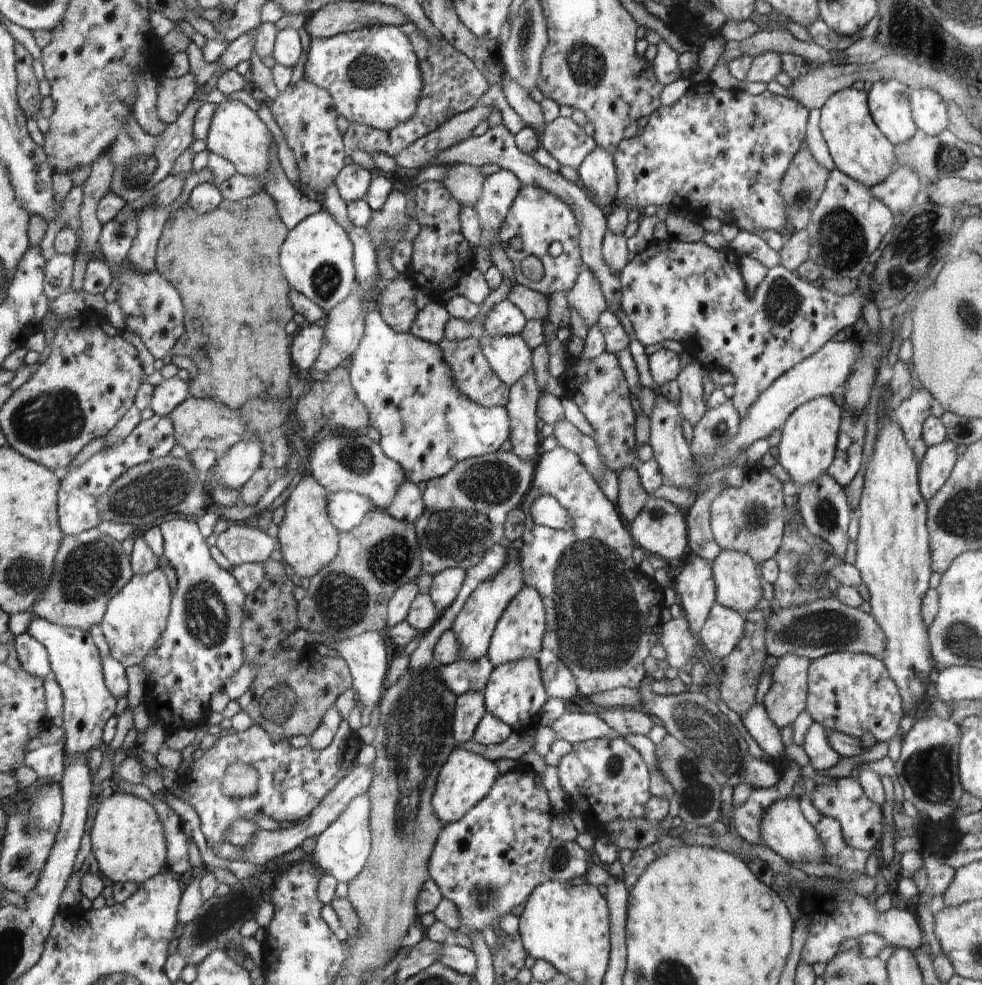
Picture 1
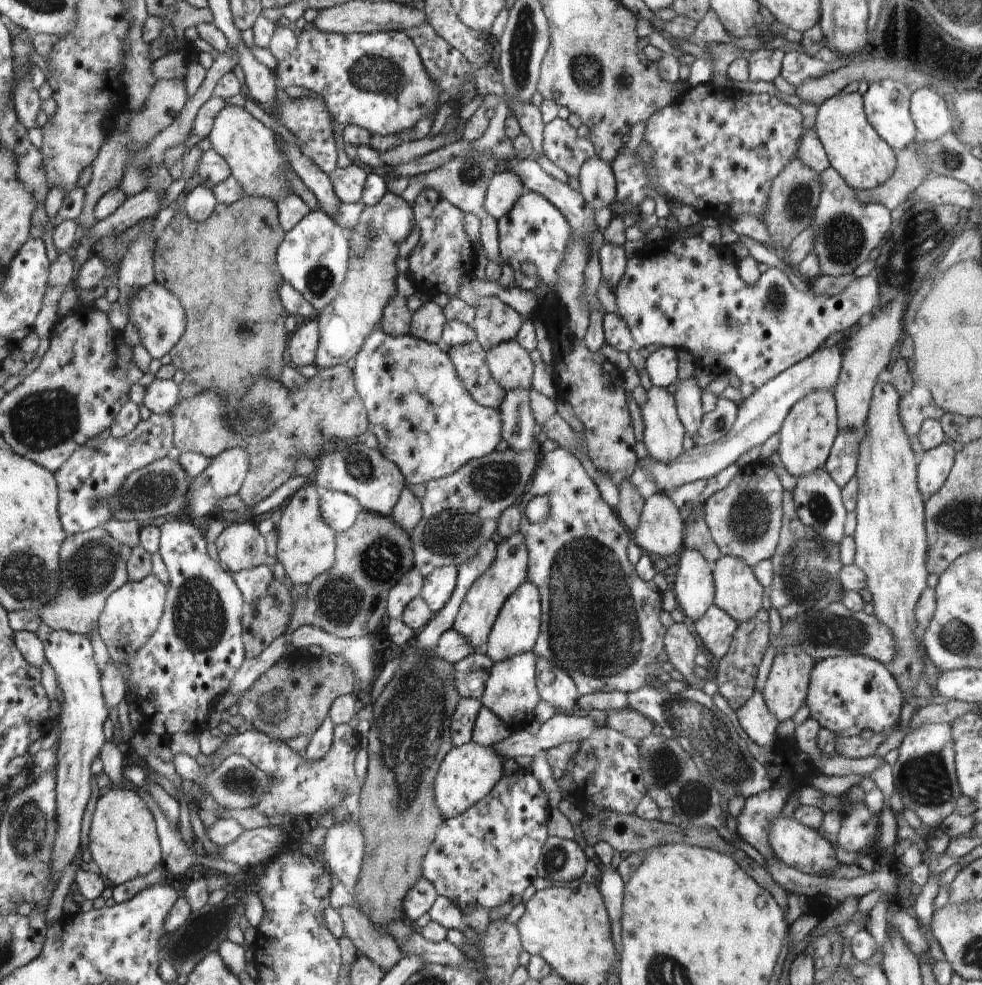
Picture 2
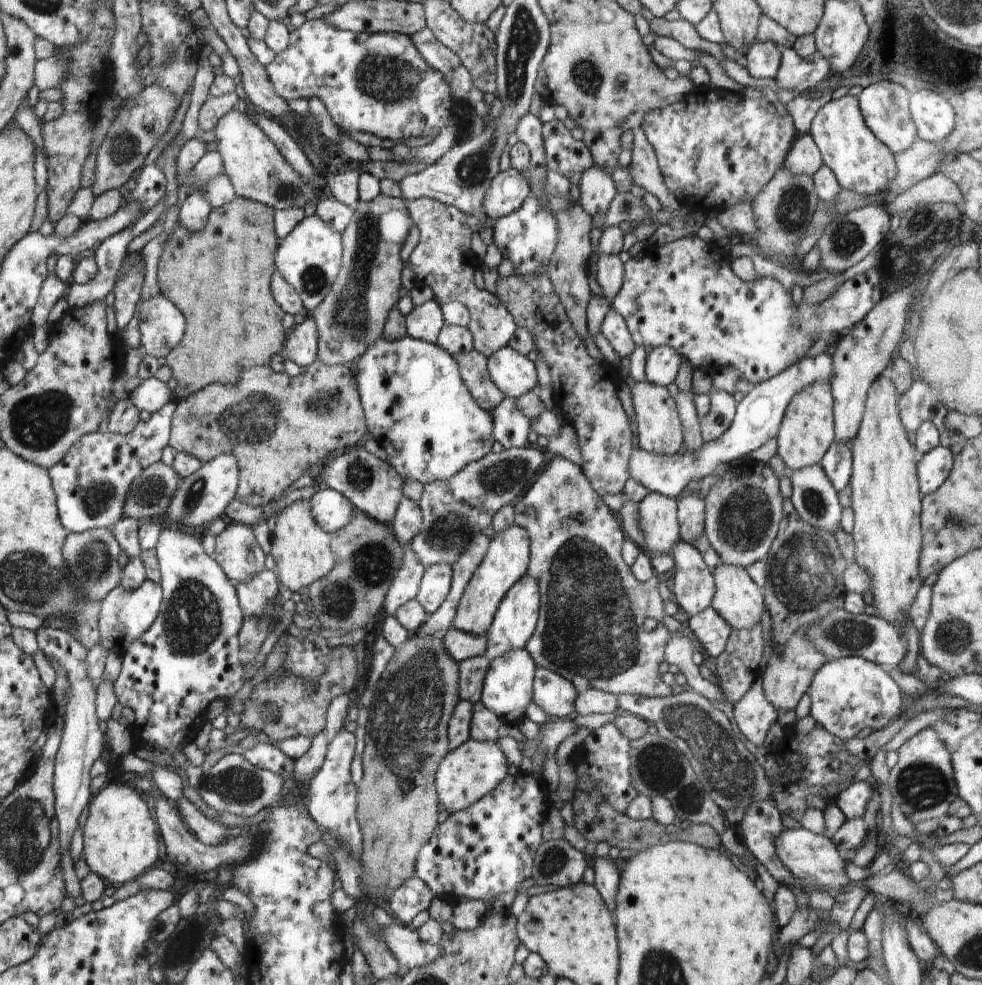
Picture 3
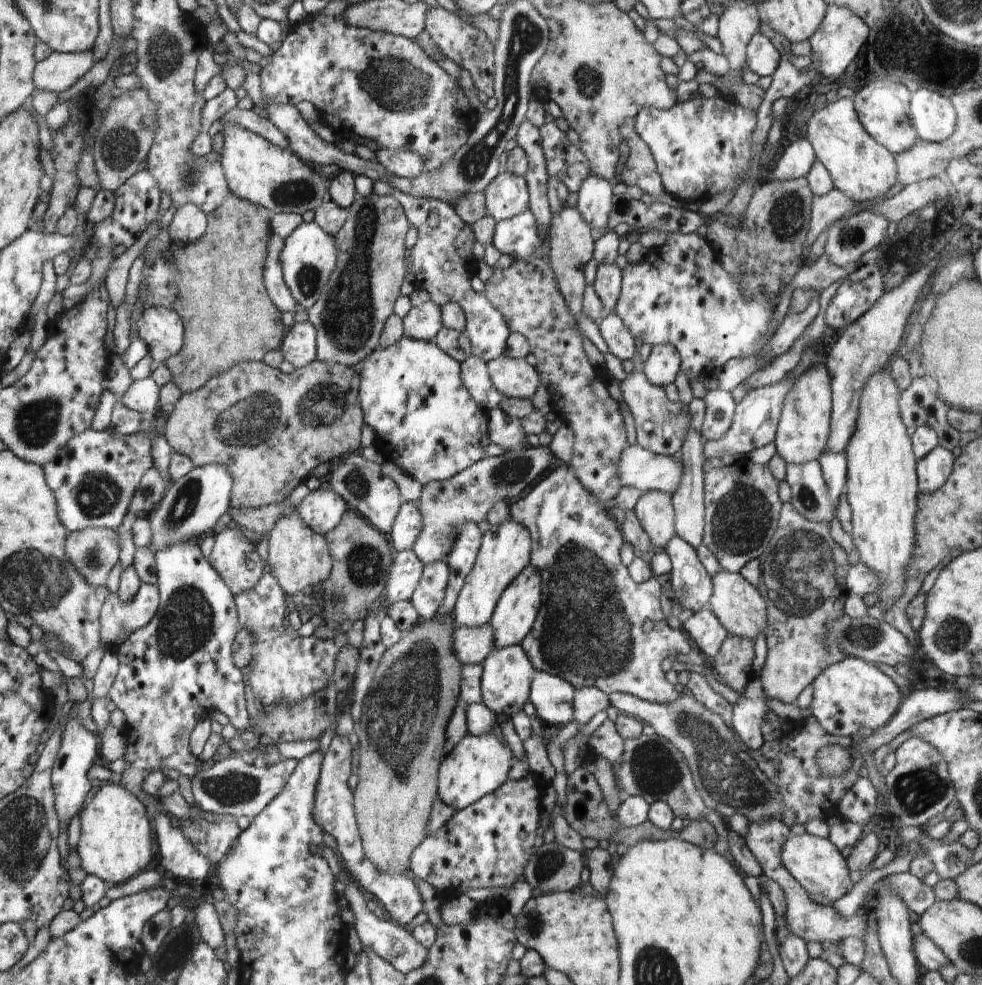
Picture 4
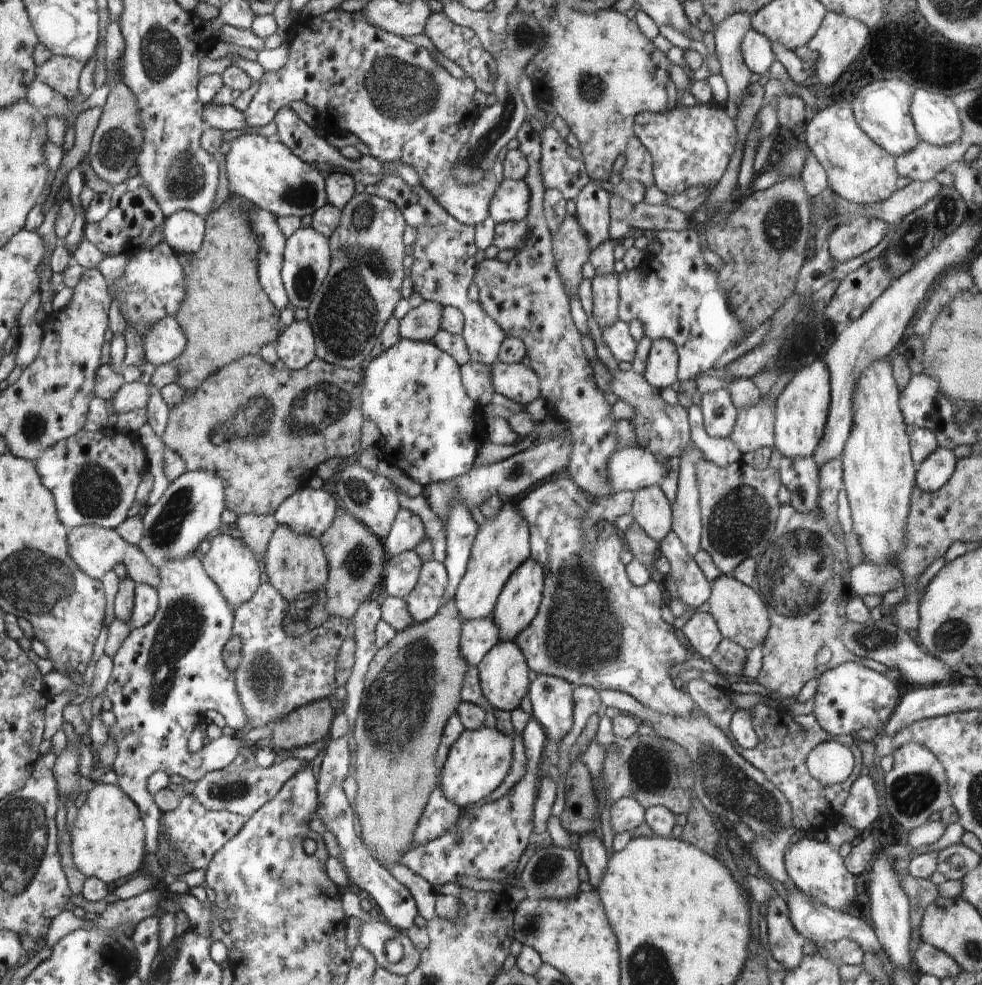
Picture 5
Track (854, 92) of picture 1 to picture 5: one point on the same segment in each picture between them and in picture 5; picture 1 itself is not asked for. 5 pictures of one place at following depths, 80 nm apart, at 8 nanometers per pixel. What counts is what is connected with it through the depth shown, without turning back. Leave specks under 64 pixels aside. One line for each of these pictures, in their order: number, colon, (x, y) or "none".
2: (853, 147)
3: (861, 163)
4: (862, 169)
5: (859, 170)

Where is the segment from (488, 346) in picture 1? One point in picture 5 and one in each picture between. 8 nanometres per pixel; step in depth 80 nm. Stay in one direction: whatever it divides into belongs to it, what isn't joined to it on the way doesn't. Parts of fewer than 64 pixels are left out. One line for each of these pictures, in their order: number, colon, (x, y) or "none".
2: (509, 362)
3: (512, 372)
4: (513, 377)
5: (520, 384)

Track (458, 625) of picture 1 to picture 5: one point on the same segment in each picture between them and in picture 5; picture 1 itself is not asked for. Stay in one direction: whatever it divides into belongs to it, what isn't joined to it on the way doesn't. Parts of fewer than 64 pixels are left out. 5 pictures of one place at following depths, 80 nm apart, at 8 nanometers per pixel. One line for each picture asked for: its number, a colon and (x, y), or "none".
2: (479, 610)
3: (507, 559)
4: (506, 548)
5: (504, 541)

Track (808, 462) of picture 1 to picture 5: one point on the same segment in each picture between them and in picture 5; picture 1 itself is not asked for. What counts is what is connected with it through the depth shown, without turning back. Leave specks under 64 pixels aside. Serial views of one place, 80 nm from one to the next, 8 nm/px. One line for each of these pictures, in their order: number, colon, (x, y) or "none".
2: (807, 436)
3: (807, 431)
4: (802, 431)
5: (802, 408)

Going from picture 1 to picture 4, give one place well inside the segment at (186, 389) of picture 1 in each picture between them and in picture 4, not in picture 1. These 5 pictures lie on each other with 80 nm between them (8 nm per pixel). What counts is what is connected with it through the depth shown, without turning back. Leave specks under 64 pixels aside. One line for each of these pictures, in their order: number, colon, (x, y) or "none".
2: (160, 396)
3: (151, 394)
4: (142, 396)

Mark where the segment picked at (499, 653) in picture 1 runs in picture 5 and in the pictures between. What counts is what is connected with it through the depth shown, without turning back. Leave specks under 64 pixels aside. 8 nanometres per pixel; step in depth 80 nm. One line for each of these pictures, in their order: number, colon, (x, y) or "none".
2: (516, 630)
3: (515, 623)
4: (517, 608)
5: (518, 603)

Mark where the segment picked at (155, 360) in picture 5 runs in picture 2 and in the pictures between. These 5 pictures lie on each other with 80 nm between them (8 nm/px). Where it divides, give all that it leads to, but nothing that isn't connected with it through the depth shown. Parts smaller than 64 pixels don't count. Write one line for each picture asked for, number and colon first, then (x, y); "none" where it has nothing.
2: (156, 312)
3: (161, 326)
4: (162, 331)

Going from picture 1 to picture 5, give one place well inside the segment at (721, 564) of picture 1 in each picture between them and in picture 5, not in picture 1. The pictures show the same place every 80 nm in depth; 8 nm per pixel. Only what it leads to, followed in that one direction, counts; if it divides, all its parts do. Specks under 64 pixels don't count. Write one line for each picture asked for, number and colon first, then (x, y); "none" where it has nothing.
2: (737, 591)
3: (738, 599)
4: (739, 606)
5: (741, 616)

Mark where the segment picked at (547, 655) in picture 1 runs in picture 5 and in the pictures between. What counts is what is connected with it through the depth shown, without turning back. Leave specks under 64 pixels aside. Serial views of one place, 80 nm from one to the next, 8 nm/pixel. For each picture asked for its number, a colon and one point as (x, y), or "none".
2: (556, 687)
3: (557, 696)
4: (553, 697)
5: (552, 700)

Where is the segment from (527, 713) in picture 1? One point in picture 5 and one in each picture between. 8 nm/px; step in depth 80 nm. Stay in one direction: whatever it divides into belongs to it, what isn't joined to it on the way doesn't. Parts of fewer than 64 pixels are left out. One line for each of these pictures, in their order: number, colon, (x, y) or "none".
2: (511, 692)
3: (507, 688)
4: (507, 672)
5: (503, 675)

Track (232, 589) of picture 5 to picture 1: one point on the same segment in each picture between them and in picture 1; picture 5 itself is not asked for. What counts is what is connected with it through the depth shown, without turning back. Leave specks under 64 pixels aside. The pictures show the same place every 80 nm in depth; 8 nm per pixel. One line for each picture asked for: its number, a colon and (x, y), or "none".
1: (240, 544)
2: (239, 546)
3: (237, 552)
4: (233, 556)

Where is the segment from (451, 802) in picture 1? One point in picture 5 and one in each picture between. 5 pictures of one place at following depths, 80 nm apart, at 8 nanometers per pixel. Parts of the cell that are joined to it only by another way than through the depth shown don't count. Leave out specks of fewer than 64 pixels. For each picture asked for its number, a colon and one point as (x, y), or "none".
2: (468, 773)
3: (475, 768)
4: (478, 765)
5: (477, 763)

